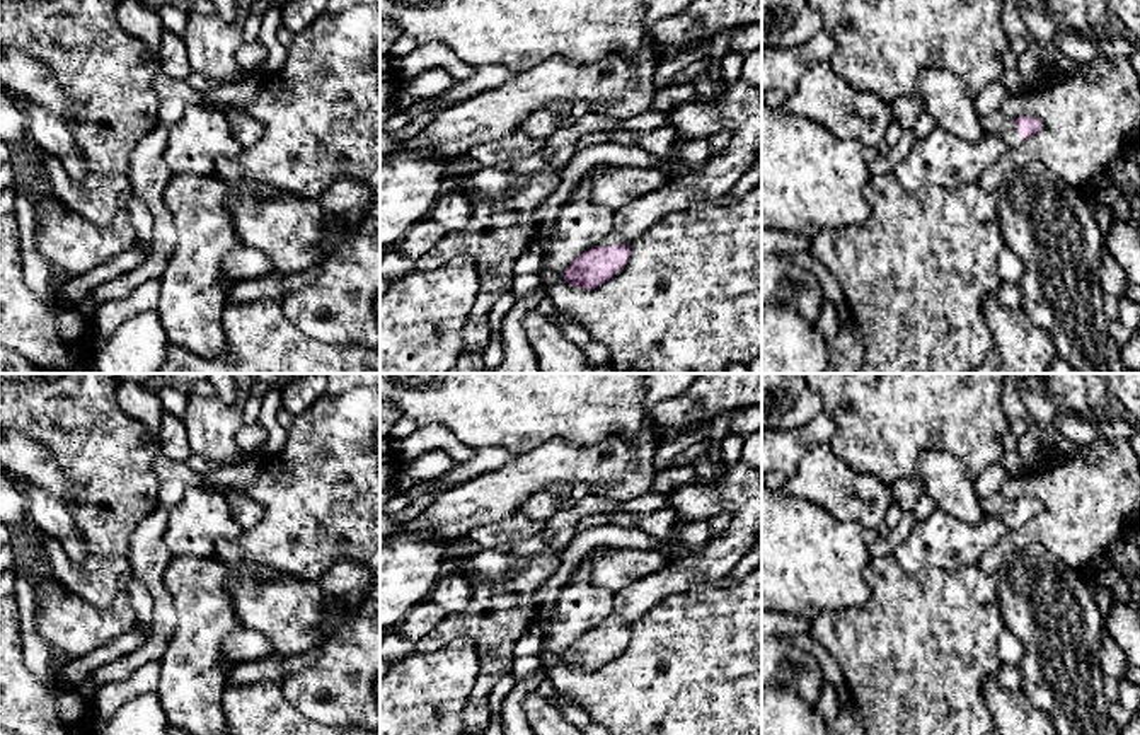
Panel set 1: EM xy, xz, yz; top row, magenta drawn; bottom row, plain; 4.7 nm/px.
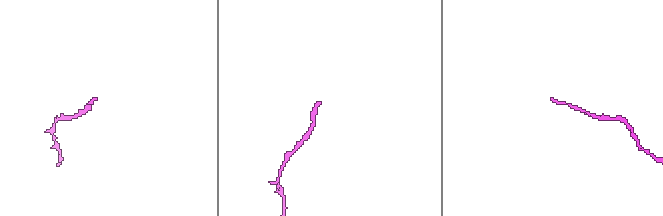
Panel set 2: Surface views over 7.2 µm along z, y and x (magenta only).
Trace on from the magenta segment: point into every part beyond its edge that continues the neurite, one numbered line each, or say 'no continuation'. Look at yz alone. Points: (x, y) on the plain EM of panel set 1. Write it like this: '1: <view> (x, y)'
1: yz (999, 505)

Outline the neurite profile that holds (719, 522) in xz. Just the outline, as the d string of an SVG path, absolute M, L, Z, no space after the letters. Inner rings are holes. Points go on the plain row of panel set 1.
M719 512L707 520L707 525L712 535L721 535L728 530L731 522L733 522L733 515L729 512Z

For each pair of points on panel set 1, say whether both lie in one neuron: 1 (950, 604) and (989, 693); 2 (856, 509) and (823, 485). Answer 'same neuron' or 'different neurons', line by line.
1: different neurons
2: same neuron

